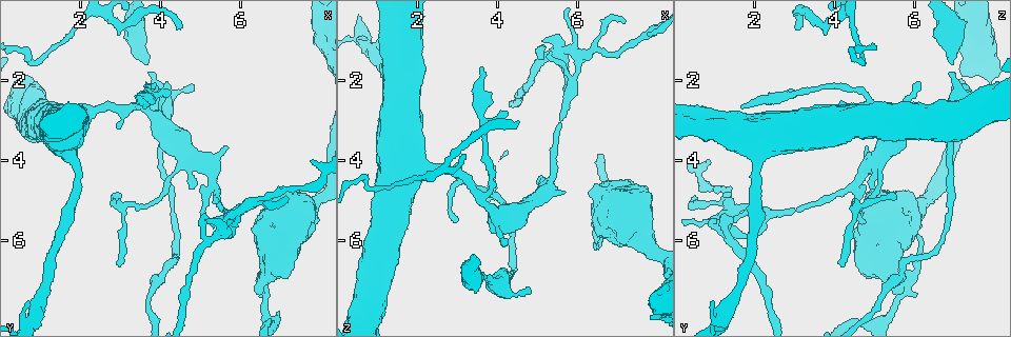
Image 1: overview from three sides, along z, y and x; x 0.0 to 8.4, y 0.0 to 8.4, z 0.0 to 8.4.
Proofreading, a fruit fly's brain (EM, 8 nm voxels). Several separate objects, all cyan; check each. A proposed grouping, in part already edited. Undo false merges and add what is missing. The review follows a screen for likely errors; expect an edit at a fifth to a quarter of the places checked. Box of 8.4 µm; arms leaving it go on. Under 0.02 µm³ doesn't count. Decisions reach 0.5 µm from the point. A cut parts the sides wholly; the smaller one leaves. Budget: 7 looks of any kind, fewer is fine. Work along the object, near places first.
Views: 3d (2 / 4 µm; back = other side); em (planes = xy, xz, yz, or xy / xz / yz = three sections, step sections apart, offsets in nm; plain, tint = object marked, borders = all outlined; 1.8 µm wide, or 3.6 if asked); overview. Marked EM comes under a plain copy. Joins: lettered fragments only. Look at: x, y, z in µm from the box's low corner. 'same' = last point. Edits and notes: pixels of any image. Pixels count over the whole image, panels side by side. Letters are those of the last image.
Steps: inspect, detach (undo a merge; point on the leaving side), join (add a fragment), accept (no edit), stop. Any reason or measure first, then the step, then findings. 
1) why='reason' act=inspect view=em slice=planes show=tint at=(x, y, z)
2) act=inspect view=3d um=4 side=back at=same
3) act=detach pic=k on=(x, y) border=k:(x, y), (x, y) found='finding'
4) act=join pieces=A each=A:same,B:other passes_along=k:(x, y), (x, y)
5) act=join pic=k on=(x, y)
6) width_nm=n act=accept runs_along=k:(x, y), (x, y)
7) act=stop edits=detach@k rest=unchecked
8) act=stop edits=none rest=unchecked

why='free end' act=inspect view=em slice=xy step=4 show=borders at=(3.70, 1.60, 6.95)

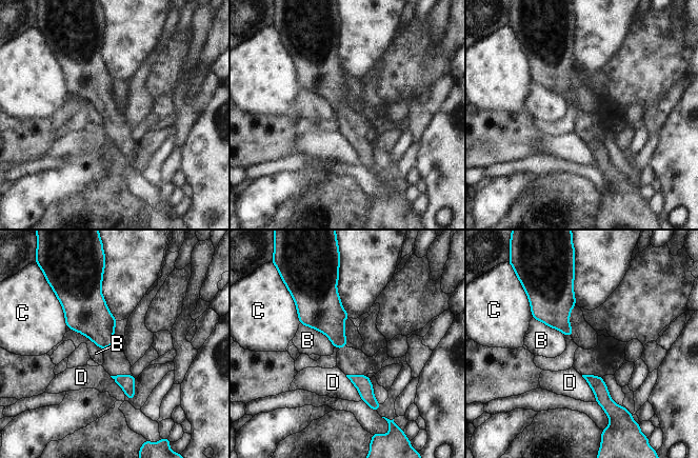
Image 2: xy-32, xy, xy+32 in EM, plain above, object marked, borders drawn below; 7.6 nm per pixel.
longest_contact=B:320nm act=accept each=B:other,C:other,D:other found='none of them fits'

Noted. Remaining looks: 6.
why='narrows sharply' act=inspect view=em slice=planes show=borders at=(5.75, 5.30, 2.35)

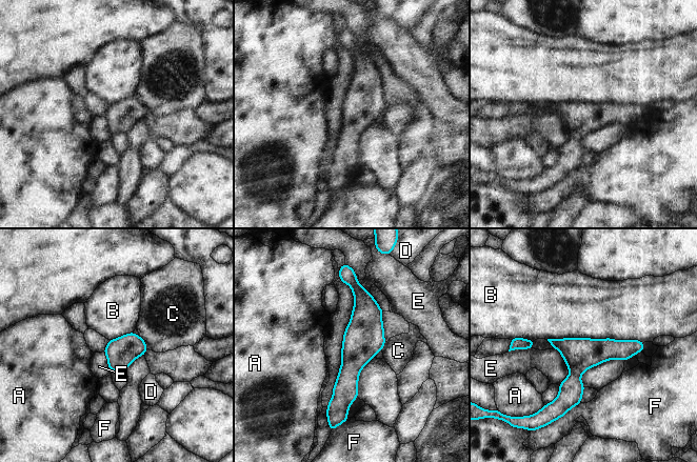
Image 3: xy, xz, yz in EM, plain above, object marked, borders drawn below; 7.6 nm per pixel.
width_nm=220 act=detach pic=3 on=(571, 389) each=A:other,B:other,C:other,D:other,E:other,F:other border=3:(571, 373), (579, 377) found='two neurons meet here'

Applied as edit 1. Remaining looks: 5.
act=stop edits=detach@3 rest=unchecked

